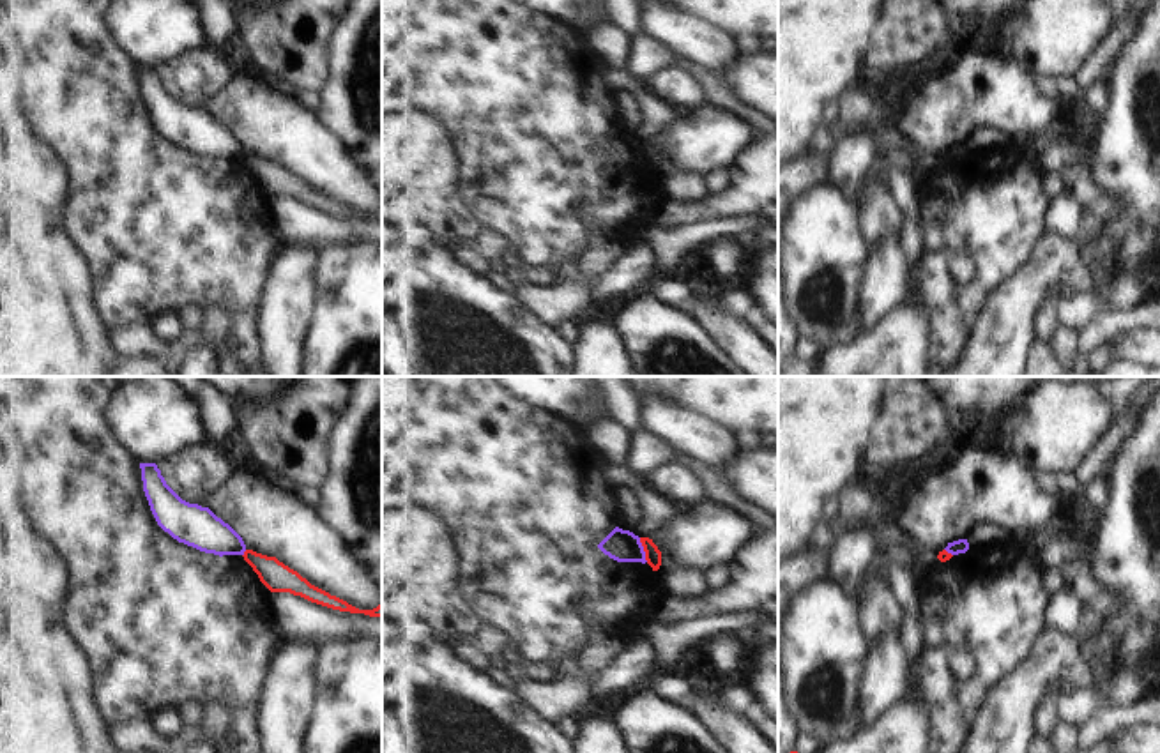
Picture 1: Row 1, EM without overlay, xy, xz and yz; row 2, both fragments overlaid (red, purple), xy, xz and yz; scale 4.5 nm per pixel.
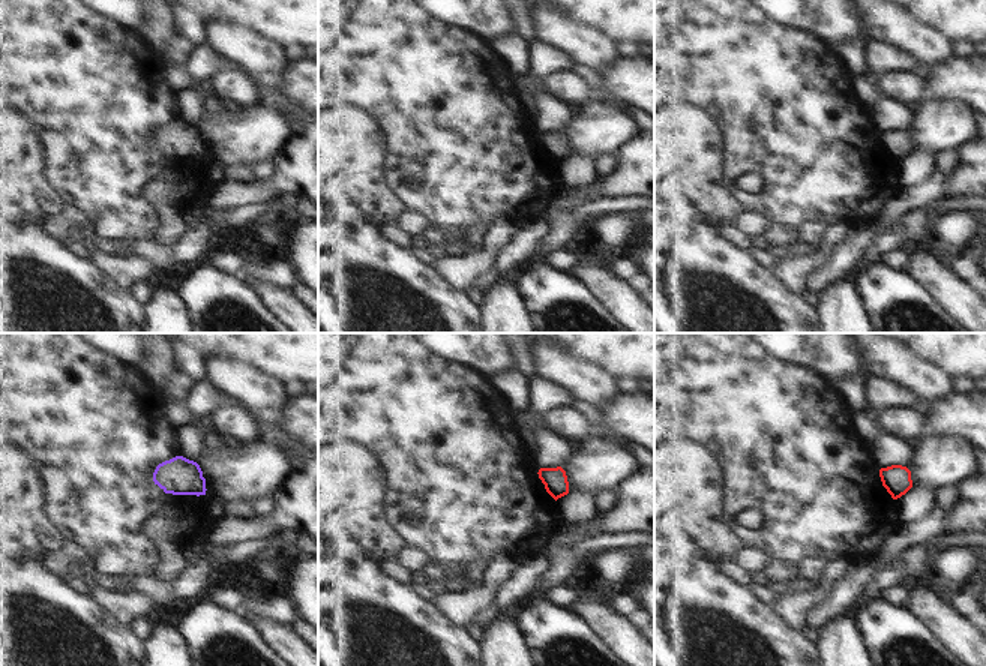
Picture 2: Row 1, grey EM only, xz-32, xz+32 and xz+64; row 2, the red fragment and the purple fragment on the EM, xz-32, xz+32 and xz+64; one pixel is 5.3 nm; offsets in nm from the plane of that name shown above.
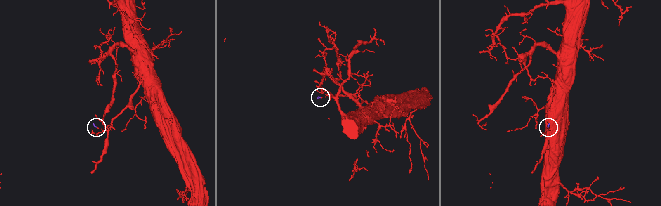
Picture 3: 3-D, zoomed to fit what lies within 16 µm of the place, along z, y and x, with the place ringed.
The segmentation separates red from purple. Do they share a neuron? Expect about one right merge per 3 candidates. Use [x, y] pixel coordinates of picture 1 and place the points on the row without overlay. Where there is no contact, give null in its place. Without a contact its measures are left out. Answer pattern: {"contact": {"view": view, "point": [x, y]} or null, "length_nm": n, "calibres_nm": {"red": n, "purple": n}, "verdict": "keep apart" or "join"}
{"contact": {"view": "xz", "point": [644, 154]}, "length_nm": 120, "calibres_nm": {"red": 80, "purple": 140}, "verdict": "keep apart"}

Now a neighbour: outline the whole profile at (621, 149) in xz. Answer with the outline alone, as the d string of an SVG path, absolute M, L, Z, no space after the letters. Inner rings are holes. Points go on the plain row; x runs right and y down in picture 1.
M615 131L598 152L617 166L642 166L645 168L645 156L640 141L630 134Z

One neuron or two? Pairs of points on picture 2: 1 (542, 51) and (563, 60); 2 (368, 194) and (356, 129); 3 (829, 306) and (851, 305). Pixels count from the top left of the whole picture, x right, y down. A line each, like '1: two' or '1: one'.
1: one
2: one
3: one

